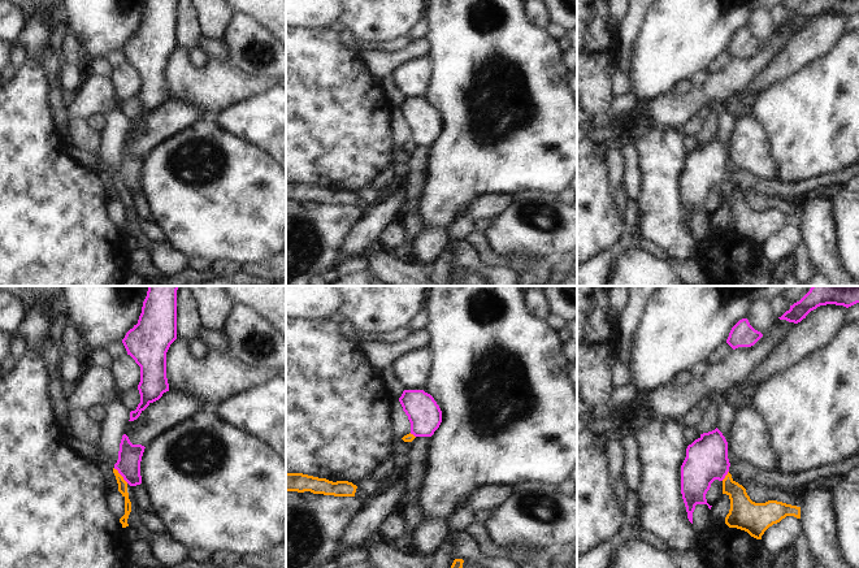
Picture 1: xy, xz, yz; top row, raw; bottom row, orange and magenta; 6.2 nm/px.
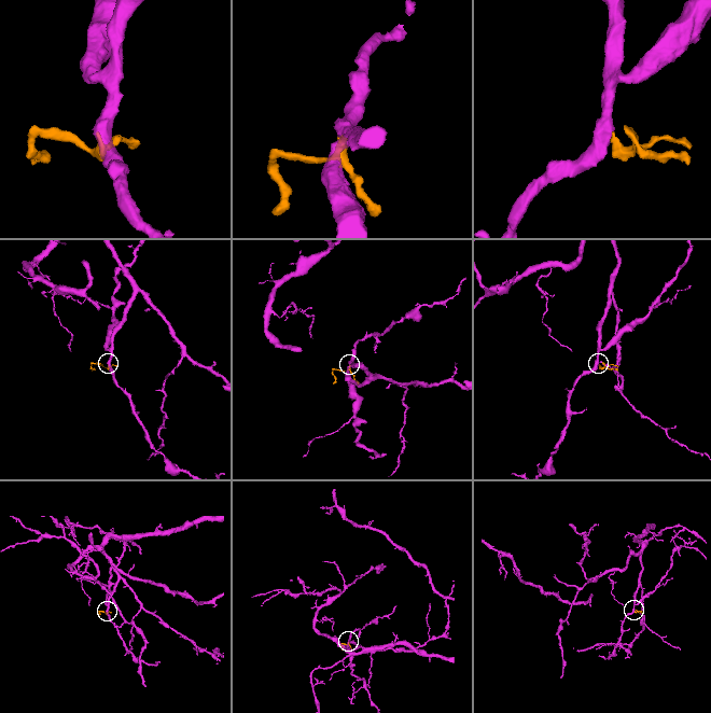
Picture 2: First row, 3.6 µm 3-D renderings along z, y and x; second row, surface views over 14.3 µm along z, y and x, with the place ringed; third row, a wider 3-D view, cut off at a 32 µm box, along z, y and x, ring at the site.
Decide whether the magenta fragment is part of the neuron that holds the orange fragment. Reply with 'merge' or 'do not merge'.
do not merge

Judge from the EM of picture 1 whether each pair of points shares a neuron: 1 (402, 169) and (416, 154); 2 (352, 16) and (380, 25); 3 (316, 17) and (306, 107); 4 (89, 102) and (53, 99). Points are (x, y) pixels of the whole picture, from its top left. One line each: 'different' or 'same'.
1: different
2: same
3: different
4: different

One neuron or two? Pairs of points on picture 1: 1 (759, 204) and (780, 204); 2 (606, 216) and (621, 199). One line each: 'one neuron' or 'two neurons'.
1: one neuron
2: two neurons

